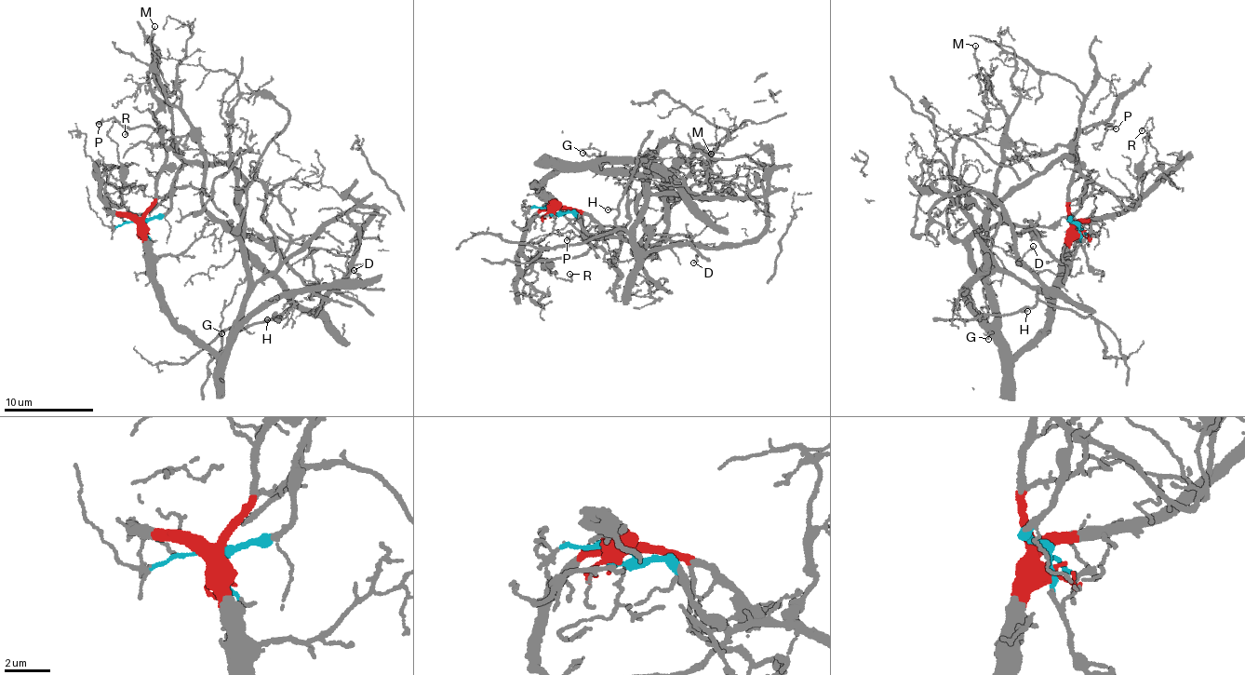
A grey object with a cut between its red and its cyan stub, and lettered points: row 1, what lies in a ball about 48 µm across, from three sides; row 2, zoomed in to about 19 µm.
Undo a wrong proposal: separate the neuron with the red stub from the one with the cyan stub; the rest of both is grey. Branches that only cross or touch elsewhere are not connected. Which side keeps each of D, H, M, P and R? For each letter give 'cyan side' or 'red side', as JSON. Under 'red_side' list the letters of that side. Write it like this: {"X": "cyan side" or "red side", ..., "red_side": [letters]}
{"D": "cyan side", "H": "cyan side", "M": "red side", "P": "red side", "R": "cyan side", "red_side": ["M", "P"]}

